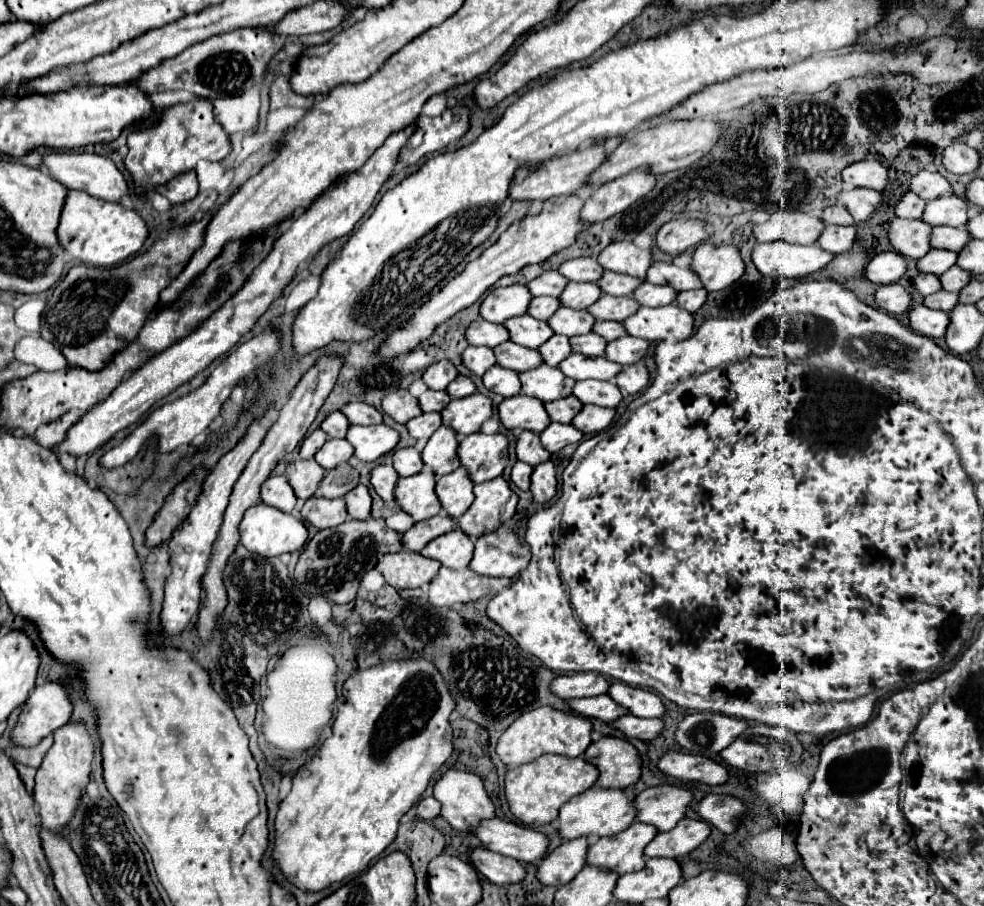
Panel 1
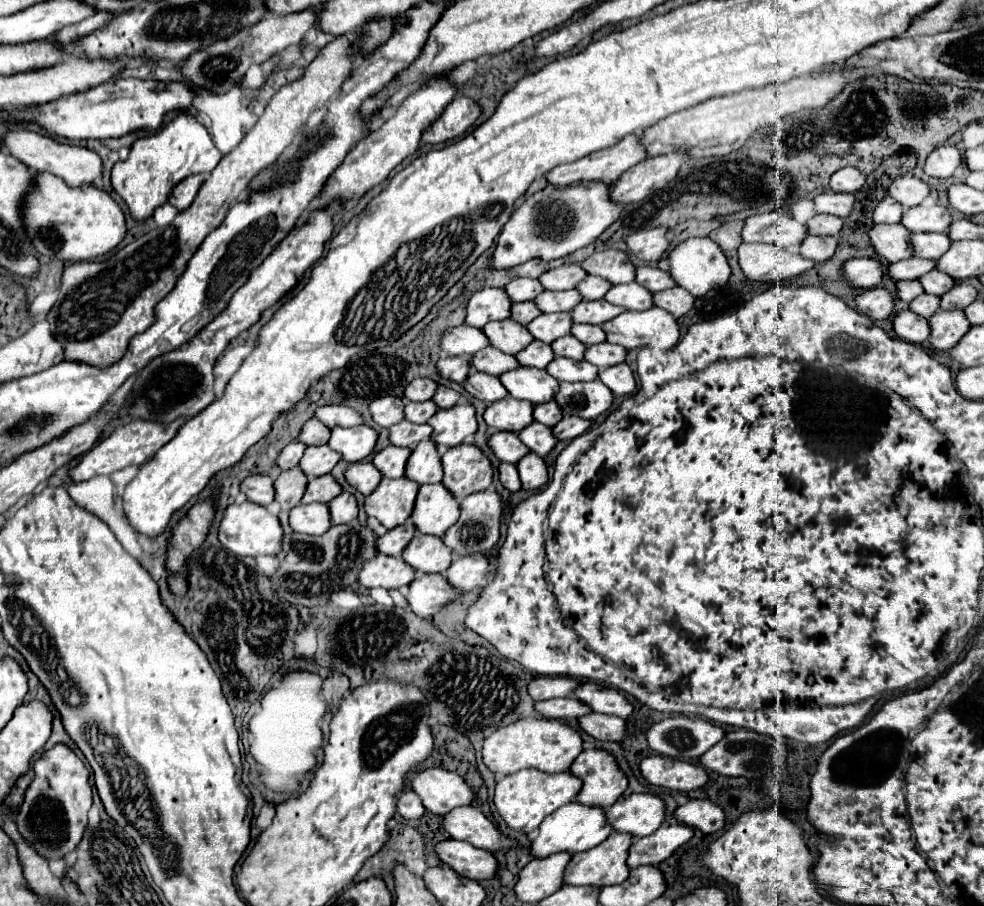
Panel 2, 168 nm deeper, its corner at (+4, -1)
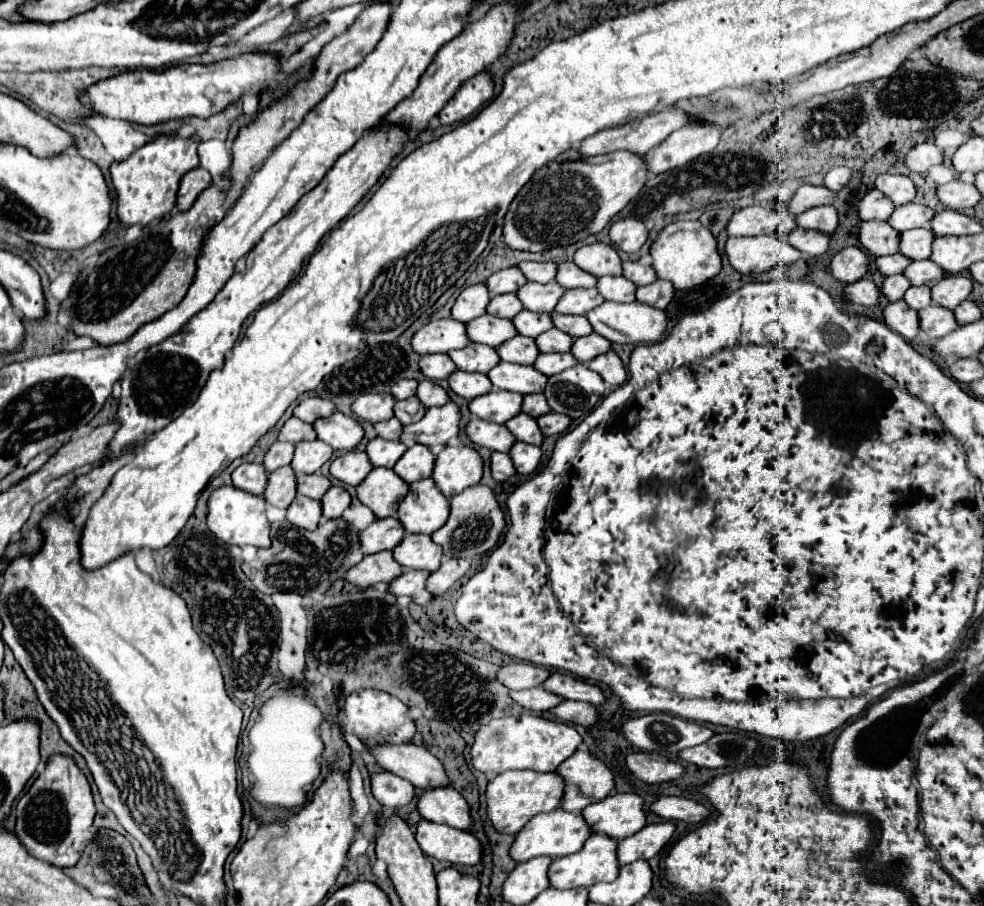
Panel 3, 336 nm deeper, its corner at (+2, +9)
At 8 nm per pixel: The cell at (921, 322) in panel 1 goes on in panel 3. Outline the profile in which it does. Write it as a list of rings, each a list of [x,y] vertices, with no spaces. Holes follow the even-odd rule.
[[[904,300],[888,304],[882,314],[884,314],[884,322],[888,324],[888,328],[898,332],[906,340],[912,340],[920,330],[916,310],[910,310],[910,306],[906,306]]]

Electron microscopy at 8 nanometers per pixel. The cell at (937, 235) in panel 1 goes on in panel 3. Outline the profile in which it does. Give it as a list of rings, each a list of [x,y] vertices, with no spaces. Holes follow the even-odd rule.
[[[928,228],[906,230],[906,232],[900,234],[898,252],[904,254],[906,258],[910,258],[910,260],[930,258],[930,254],[932,254],[932,240],[934,240],[934,234]]]

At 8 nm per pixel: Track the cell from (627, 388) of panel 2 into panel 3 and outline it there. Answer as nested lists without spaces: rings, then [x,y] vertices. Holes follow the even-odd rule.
[[[612,350],[590,360],[588,368],[598,372],[602,376],[602,380],[606,382],[606,386],[610,386],[610,388],[618,388],[626,382],[626,368],[624,368],[622,360],[616,356],[616,352],[612,352]]]

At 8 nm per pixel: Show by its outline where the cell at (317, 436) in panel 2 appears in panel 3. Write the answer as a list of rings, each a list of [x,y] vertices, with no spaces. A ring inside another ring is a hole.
[[[296,416],[288,418],[286,424],[280,428],[278,432],[278,440],[280,442],[292,442],[292,444],[298,444],[302,440],[314,440],[316,434],[314,434],[314,428],[312,424],[306,424],[302,420],[298,420]]]

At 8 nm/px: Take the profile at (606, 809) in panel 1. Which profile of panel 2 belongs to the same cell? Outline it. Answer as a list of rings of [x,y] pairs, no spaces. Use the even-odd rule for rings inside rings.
[[[568,802],[564,806],[560,806],[556,812],[552,812],[550,816],[546,816],[546,820],[540,824],[538,834],[532,842],[532,854],[536,858],[546,858],[554,852],[584,852],[588,848],[594,848],[596,844],[604,842],[608,836],[612,834],[612,826],[608,824],[608,820],[604,820],[604,808],[596,808],[596,806],[584,806],[580,802]]]

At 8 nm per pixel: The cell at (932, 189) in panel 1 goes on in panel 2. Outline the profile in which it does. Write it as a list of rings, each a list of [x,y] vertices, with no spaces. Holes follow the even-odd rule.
[[[906,174],[906,176],[898,176],[890,184],[888,194],[892,198],[896,198],[904,206],[904,210],[908,210],[908,208],[924,202],[924,198],[930,194],[930,186],[924,180],[912,176],[912,174]]]

